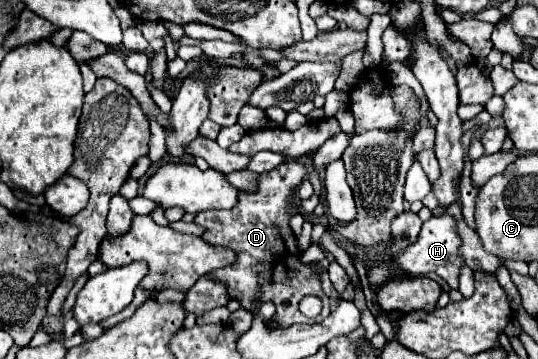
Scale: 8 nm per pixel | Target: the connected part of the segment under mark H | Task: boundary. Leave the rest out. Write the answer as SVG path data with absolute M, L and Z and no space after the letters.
M448 213L424 221L418 241L414 245L410 245L406 251L402 251L402 259L398 259L400 263L378 263L376 261L374 267L368 271L368 281L372 285L382 285L386 279L392 279L394 275L402 275L404 271L416 273L416 275L418 273L420 275L436 273L450 289L458 289L458 277L460 277L460 269L464 267L464 259L460 257L462 239L460 239L454 223L456 223L456 219Z

